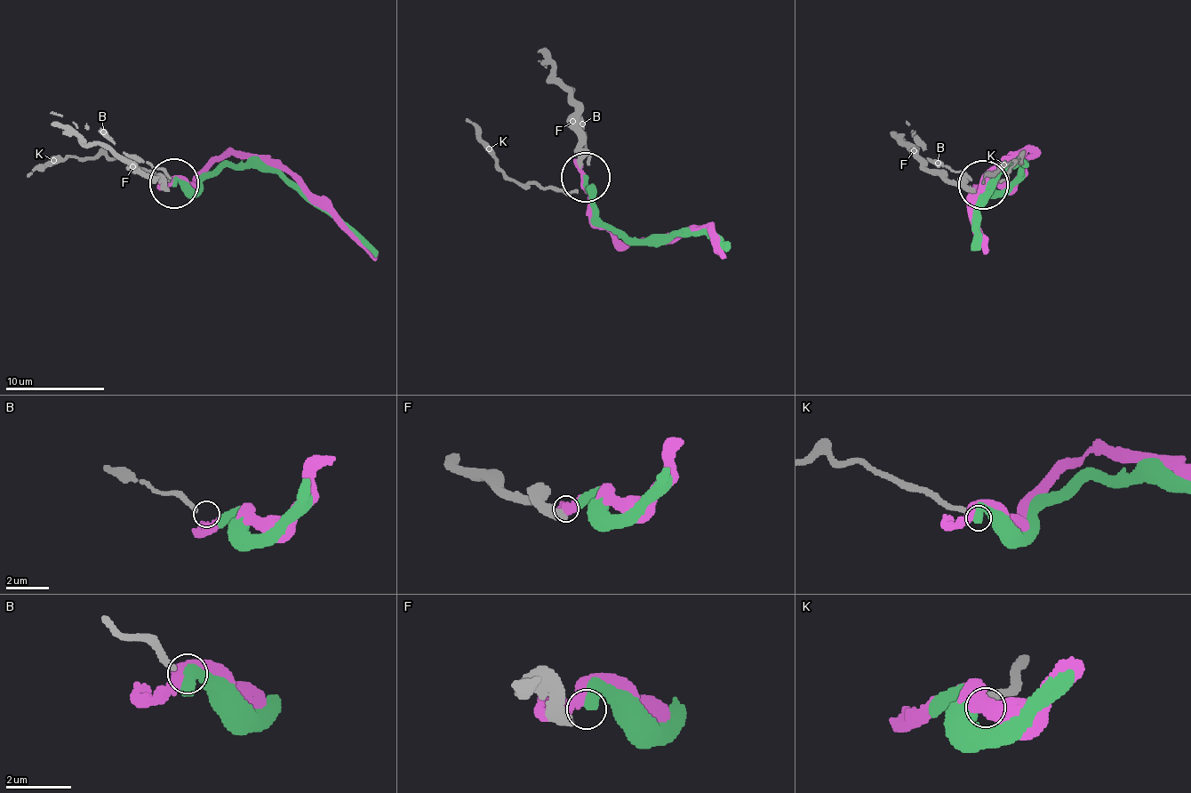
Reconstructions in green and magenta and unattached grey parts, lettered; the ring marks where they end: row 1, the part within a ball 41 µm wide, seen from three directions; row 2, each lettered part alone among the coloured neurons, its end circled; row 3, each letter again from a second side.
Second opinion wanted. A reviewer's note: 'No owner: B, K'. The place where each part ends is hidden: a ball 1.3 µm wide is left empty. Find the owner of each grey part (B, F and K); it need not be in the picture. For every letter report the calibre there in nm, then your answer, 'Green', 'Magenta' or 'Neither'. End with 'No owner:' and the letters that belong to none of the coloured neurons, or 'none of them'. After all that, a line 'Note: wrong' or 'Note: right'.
B: Thickness 200 nm. Neither
F: Thickness 400 nm. Green
K: Thickness 240 nm. Neither
No owner: B, K
Note: right

